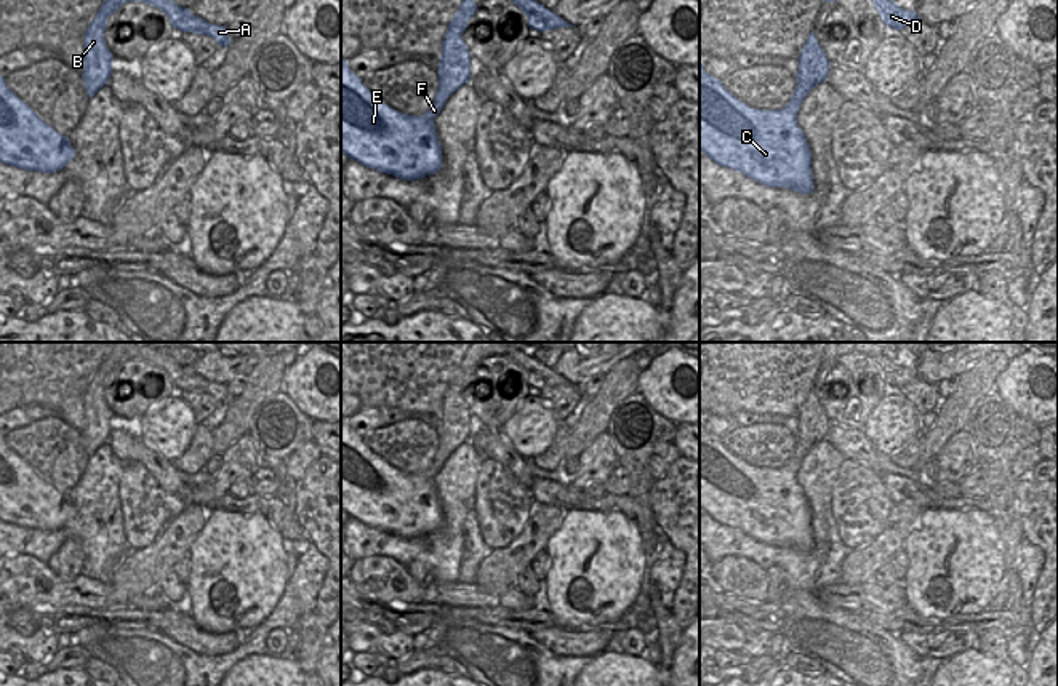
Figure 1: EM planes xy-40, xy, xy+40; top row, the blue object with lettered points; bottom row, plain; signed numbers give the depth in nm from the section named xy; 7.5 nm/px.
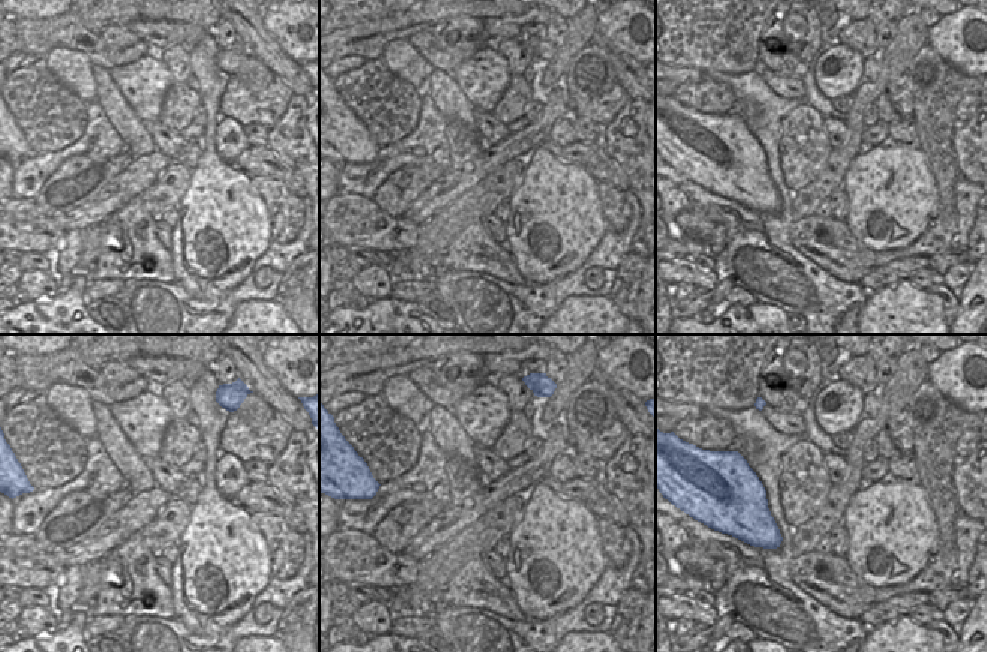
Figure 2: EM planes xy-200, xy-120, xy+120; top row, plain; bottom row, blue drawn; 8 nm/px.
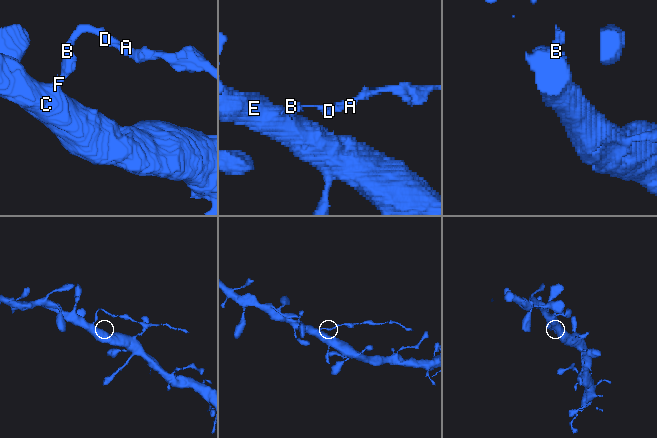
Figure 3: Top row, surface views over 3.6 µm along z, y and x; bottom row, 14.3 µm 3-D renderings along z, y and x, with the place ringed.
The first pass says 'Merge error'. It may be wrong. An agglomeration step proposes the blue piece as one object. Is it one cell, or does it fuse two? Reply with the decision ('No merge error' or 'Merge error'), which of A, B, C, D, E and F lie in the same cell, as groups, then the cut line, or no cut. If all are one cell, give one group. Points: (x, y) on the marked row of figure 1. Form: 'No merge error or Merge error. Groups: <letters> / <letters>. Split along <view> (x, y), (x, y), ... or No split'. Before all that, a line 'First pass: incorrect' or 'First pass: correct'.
First pass: correct
Merge error. Groups: A B D / C E F. Split along xy (440, 61), (445, 93), (448, 96).

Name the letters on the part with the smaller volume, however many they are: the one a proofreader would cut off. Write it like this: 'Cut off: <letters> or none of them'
Cut off: A, B, D.

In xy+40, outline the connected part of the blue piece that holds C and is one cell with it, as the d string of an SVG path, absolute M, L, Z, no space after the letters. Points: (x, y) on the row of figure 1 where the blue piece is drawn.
M699 61L699 152L717 165L739 171L763 185L812 193L812 152L797 125L797 112L805 99L800 66L796 80L794 94L783 109L752 109L725 90L720 80L709 75Z

